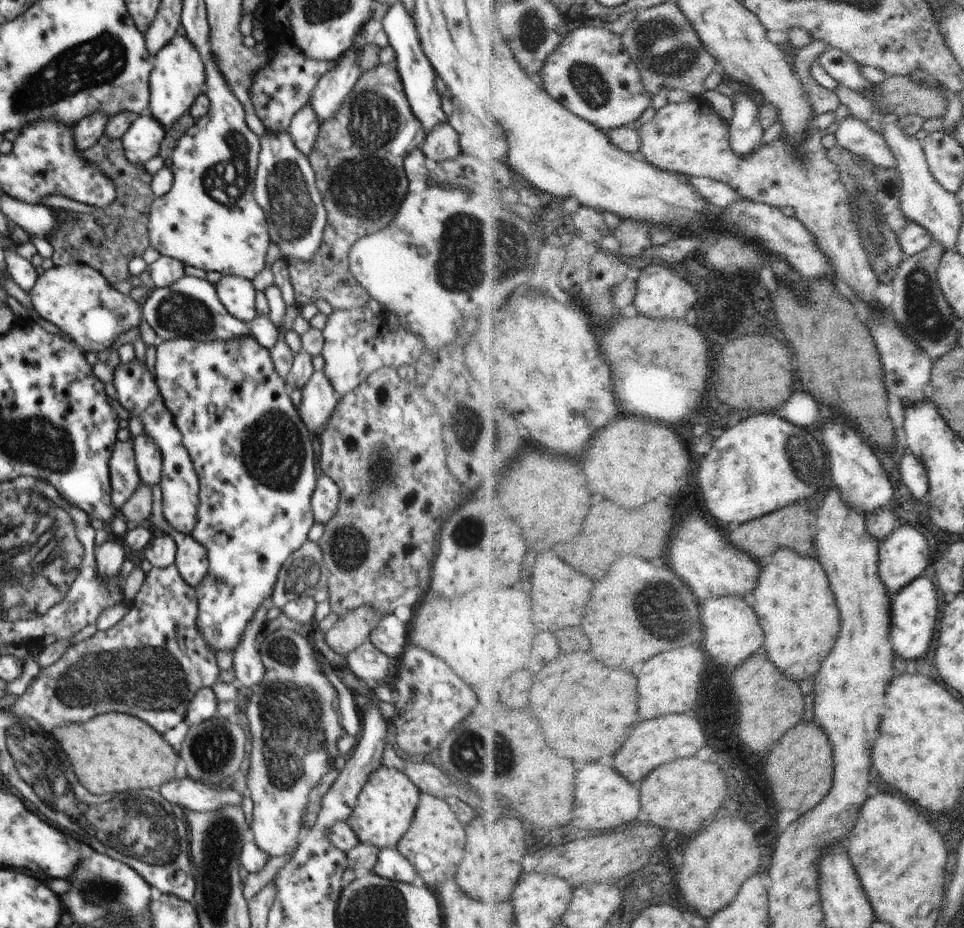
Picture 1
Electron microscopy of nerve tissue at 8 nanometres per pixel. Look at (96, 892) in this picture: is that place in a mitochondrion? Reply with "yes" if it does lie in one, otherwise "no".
yes

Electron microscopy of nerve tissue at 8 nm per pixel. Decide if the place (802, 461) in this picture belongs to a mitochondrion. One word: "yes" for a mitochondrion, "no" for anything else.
yes

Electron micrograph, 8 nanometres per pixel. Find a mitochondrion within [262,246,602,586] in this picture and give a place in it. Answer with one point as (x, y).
(379, 463)

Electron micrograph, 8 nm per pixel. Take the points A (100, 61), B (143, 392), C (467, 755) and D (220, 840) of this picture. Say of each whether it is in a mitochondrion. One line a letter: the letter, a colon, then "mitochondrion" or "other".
A: mitochondrion
B: other
C: mitochondrion
D: mitochondrion

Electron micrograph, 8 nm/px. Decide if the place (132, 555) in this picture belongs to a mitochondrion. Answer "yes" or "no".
no

